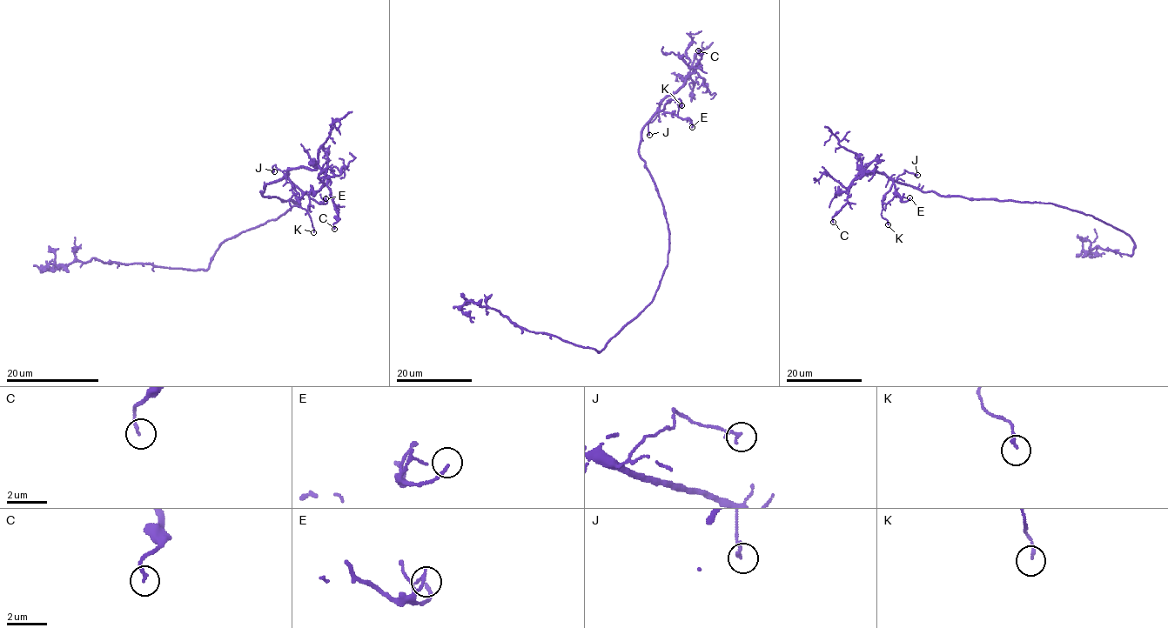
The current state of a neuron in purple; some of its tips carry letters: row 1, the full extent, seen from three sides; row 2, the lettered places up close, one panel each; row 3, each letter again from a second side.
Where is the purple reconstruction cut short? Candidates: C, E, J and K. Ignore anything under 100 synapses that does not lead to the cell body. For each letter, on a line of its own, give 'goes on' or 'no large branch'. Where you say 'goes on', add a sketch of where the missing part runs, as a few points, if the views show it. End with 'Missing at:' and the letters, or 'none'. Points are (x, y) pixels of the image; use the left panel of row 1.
C: no large branch
E: no large branch
J: no large branch
K: no large branch
Missing at: none

